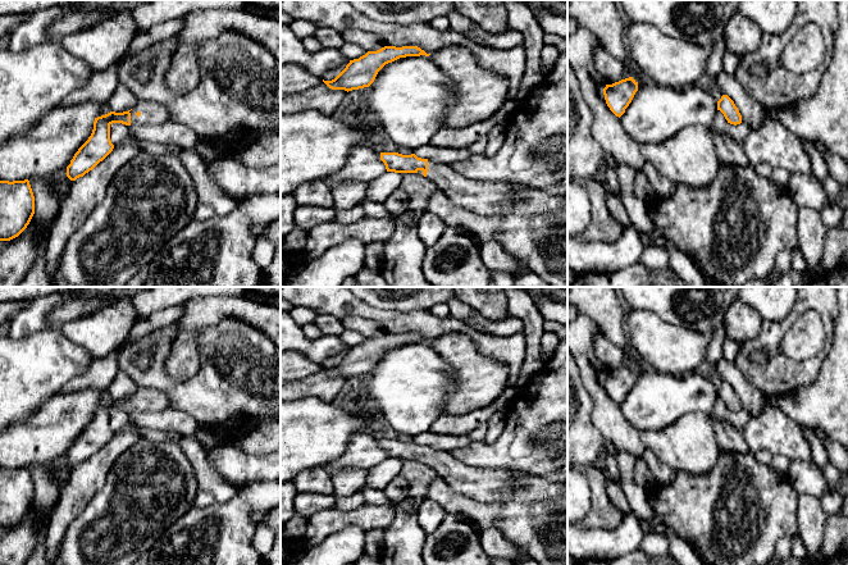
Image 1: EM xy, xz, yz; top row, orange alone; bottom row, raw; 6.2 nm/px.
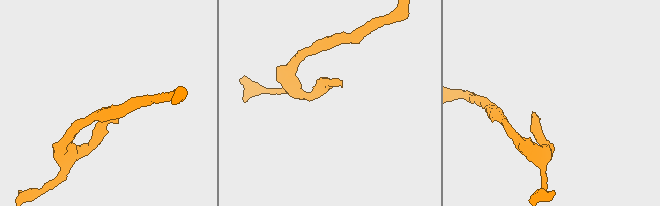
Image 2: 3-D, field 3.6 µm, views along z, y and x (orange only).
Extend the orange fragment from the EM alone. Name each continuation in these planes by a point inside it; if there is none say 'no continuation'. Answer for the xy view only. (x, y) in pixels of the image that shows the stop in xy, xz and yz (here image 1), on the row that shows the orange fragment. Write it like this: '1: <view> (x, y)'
1: xy (153, 113)

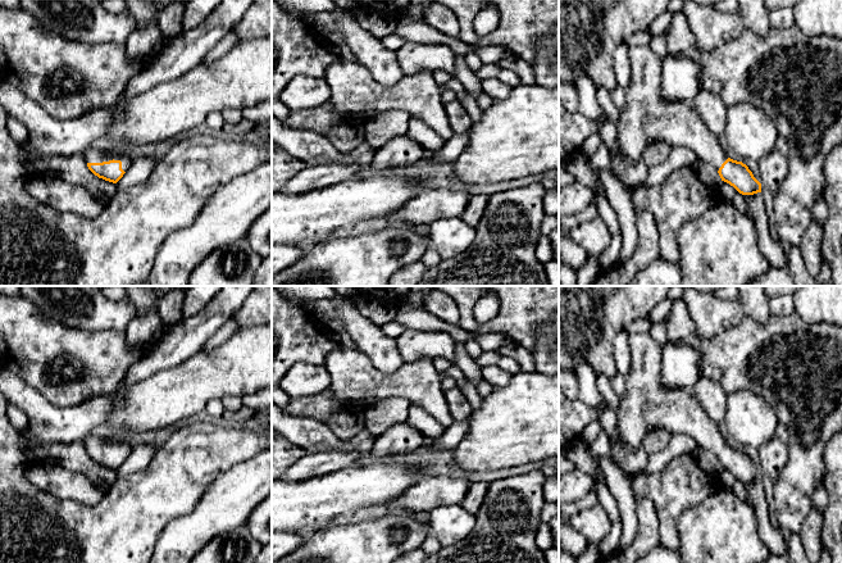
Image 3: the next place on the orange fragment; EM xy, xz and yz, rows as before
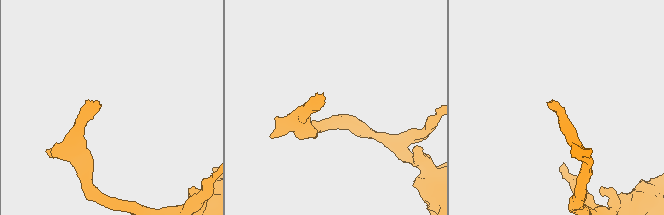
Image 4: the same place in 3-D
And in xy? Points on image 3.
1: xy (91, 155)

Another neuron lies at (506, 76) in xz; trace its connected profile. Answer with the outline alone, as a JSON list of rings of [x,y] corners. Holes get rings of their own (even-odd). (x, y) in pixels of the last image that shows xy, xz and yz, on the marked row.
[[[500,69],[499,74],[496,76],[501,82],[515,87],[522,83],[519,76],[510,69]]]

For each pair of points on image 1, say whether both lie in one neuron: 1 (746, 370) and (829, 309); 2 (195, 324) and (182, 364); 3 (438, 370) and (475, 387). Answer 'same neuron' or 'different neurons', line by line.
1: same neuron
2: same neuron
3: different neurons

